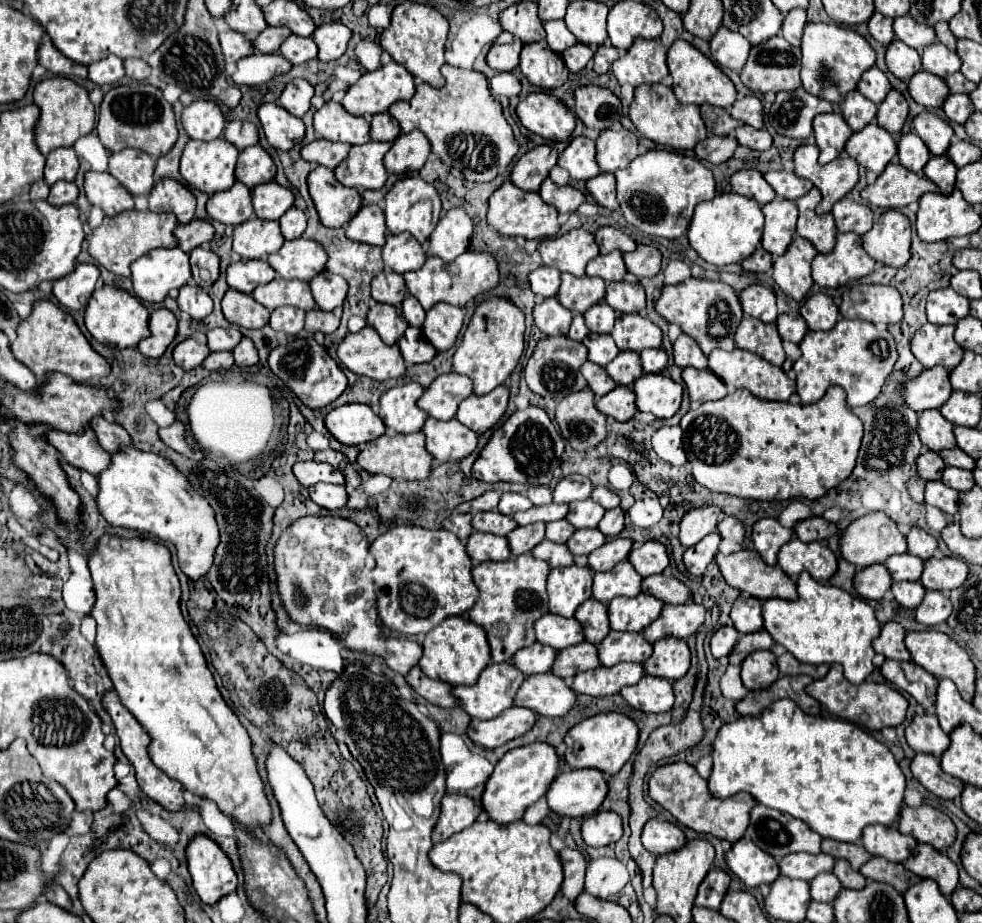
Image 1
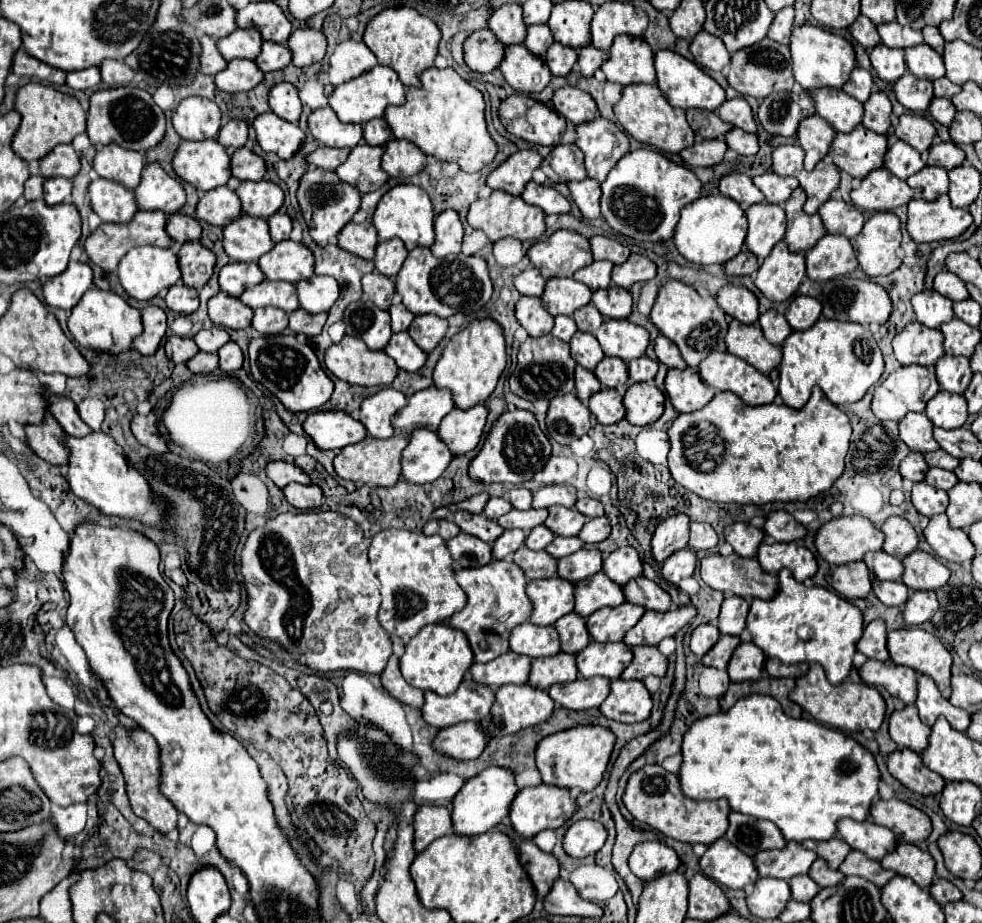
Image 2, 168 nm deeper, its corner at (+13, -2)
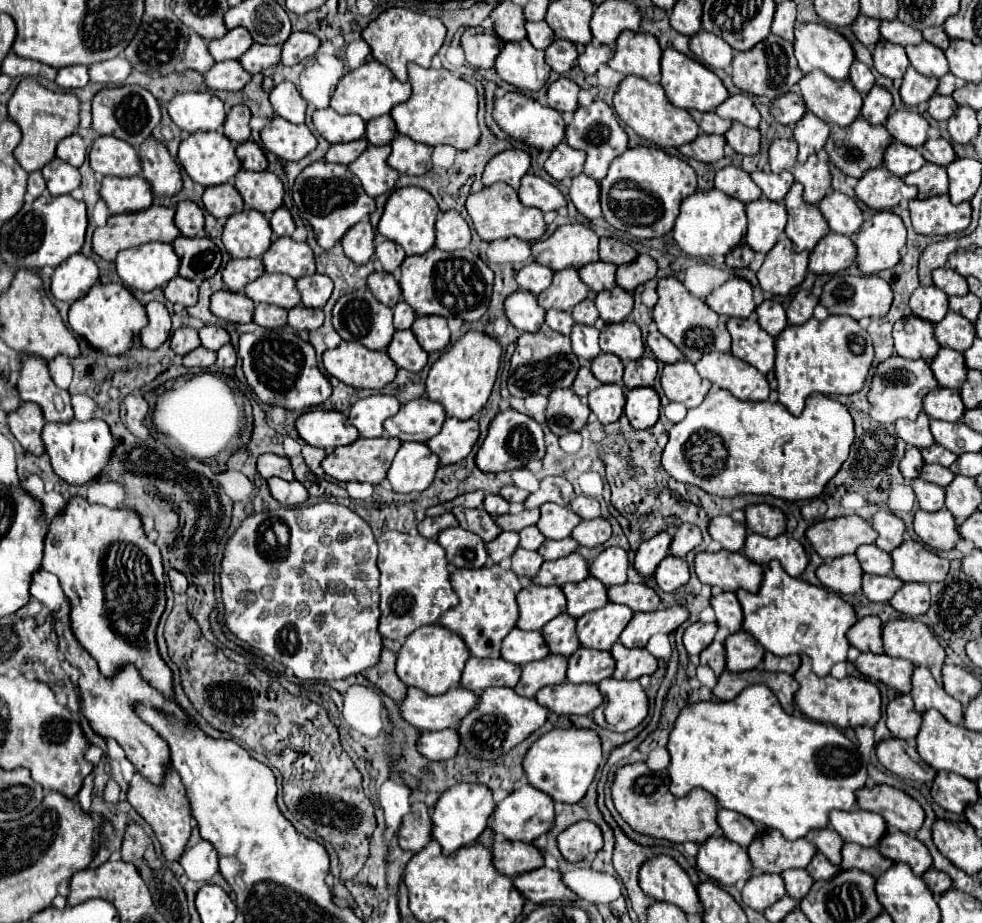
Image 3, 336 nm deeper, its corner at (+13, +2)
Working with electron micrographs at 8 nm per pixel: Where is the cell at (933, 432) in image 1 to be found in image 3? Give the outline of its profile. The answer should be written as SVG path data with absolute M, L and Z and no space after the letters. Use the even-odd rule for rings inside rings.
M921 411L915 421L911 421L911 419L897 421L897 435L907 445L913 445L913 447L919 447L919 449L935 443L931 429L929 429L929 415L925 411Z

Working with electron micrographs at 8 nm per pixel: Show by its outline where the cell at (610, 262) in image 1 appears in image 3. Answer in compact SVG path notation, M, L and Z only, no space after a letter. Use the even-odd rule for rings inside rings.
M595 261L595 263L581 267L579 277L593 293L597 293L597 291L615 287L615 269L617 269L617 265L613 265L613 263Z

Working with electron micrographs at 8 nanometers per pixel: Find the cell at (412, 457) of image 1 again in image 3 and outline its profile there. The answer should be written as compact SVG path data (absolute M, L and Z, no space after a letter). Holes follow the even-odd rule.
M387 435L375 437L375 439L359 437L351 445L337 447L331 455L327 455L323 459L321 467L327 475L331 475L337 481L345 481L345 483L347 481L365 481L365 483L371 483L371 485L379 485L387 477L389 465L393 461L399 445L401 445L401 441L397 437L387 437Z

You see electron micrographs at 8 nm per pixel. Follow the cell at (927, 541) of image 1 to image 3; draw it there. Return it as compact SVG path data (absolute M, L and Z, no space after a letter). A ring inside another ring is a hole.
M877 511L873 515L873 529L879 533L875 545L887 553L891 553L895 547L903 543L905 523L891 511Z

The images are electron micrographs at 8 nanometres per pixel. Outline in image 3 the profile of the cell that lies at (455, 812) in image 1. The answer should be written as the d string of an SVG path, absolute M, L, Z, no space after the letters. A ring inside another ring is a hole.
M413 803L411 813L403 817L399 829L399 845L413 853L421 851L431 841L431 813L425 803Z

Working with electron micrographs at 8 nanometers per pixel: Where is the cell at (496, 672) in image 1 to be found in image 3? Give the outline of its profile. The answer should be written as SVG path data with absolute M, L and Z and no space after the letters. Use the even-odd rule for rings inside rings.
M409 687L401 703L401 715L421 731L435 731L457 727L467 713L477 709L477 703L479 695L463 687L453 687L437 697L417 687Z

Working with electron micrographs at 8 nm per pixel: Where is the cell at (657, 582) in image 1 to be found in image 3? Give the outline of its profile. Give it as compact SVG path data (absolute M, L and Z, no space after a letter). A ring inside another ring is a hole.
M623 583L617 587L609 587L609 601L631 607L633 611L655 611L661 605L661 599L655 589L645 583Z

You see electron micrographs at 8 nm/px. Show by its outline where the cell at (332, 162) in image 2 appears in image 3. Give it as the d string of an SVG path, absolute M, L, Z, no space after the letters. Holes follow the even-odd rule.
M357 139L357 141L351 141L351 143L331 145L329 151L325 153L325 161L349 165L351 161L355 161L361 155L361 151L365 151L365 147L367 147L367 141L363 141L363 139Z

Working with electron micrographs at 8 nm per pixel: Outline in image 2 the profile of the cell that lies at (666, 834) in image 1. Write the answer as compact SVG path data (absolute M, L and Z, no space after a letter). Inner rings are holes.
M661 841L639 843L629 857L631 871L643 883L649 883L665 873L673 873L673 871L677 871L679 865L681 865L681 861L679 861L677 853Z

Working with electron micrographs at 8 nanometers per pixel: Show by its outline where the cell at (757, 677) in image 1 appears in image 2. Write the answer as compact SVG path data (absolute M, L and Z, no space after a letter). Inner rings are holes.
M741 643L729 661L729 677L731 681L755 681L761 677L765 665L763 651L753 643Z

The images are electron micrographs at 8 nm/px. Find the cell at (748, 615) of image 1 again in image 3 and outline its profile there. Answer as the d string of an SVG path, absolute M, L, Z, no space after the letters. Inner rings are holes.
M719 593L711 599L711 605L717 615L717 625L727 627L731 633L737 633L743 623L743 609L735 593Z

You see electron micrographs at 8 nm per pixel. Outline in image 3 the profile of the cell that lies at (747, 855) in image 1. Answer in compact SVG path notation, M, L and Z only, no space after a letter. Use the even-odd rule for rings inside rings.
M723 835L709 837L709 841L699 847L697 867L721 885L737 885L753 873L747 851Z

